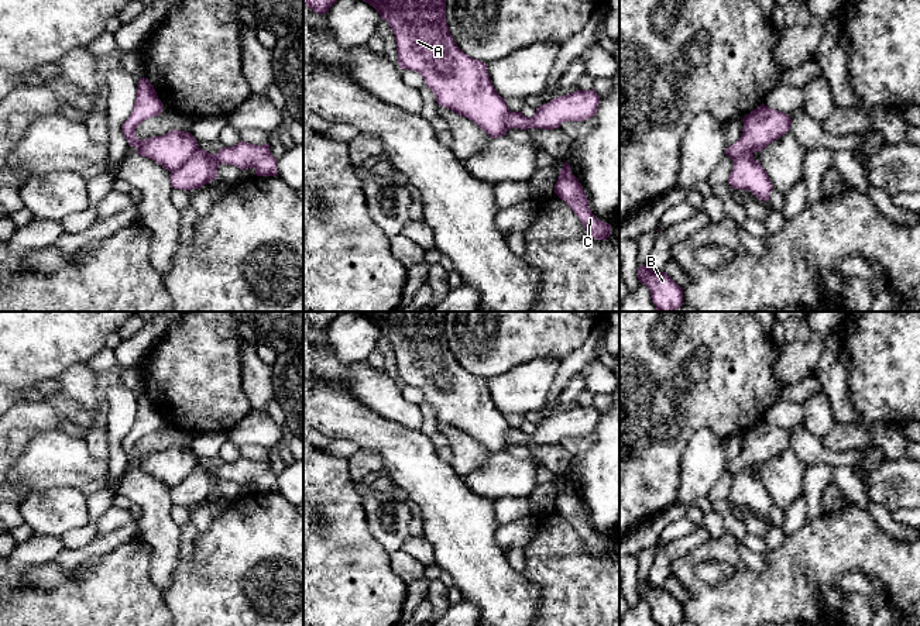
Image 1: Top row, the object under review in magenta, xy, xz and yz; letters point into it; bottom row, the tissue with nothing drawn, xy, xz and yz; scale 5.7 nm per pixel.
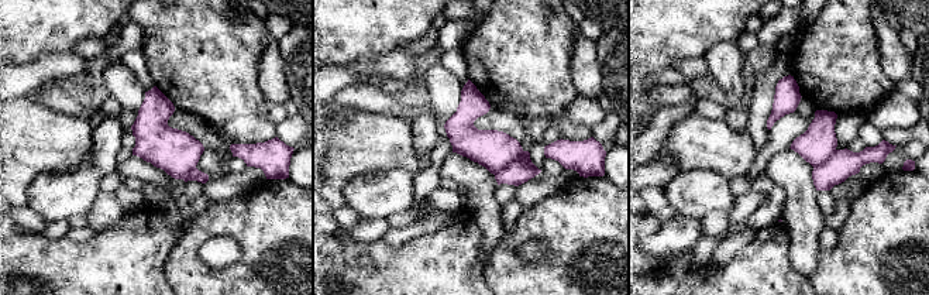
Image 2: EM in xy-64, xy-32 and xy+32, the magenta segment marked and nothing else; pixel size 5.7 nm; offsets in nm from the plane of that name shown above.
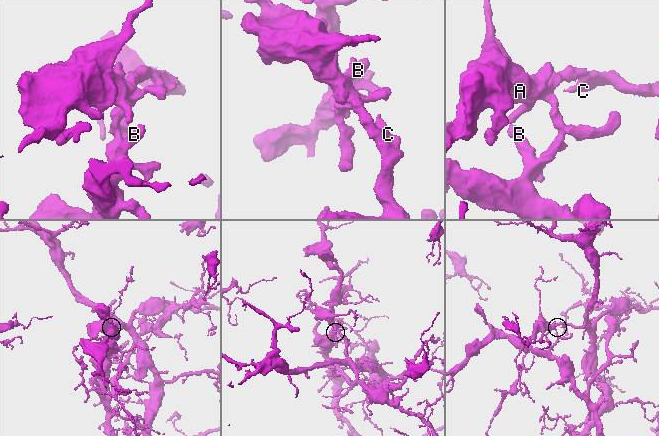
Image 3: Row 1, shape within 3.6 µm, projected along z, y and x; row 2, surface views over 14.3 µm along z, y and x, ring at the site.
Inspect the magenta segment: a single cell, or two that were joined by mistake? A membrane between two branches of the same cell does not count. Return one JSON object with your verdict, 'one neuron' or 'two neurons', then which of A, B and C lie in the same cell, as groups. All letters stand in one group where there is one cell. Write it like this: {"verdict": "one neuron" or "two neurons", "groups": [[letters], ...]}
{"verdict": "two neurons", "groups": [["A", "C"], ["B"]]}

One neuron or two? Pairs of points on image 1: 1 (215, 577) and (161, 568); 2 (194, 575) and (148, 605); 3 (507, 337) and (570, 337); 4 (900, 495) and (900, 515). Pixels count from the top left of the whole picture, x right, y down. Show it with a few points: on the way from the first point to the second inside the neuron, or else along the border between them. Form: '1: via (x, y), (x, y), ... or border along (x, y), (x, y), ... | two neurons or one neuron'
1: border along (179, 560), (172, 573), (171, 584), (161, 591) | two neurons
2: border along (161, 592), (165, 605), (171, 611) | two neurons
3: via (522, 337), (555, 337) | one neuron
4: border along (905, 508), (891, 512) | two neurons

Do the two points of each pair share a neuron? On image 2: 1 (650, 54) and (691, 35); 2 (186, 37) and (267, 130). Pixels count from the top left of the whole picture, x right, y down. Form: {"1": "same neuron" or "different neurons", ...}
{"1": "same neuron", "2": "same neuron"}

